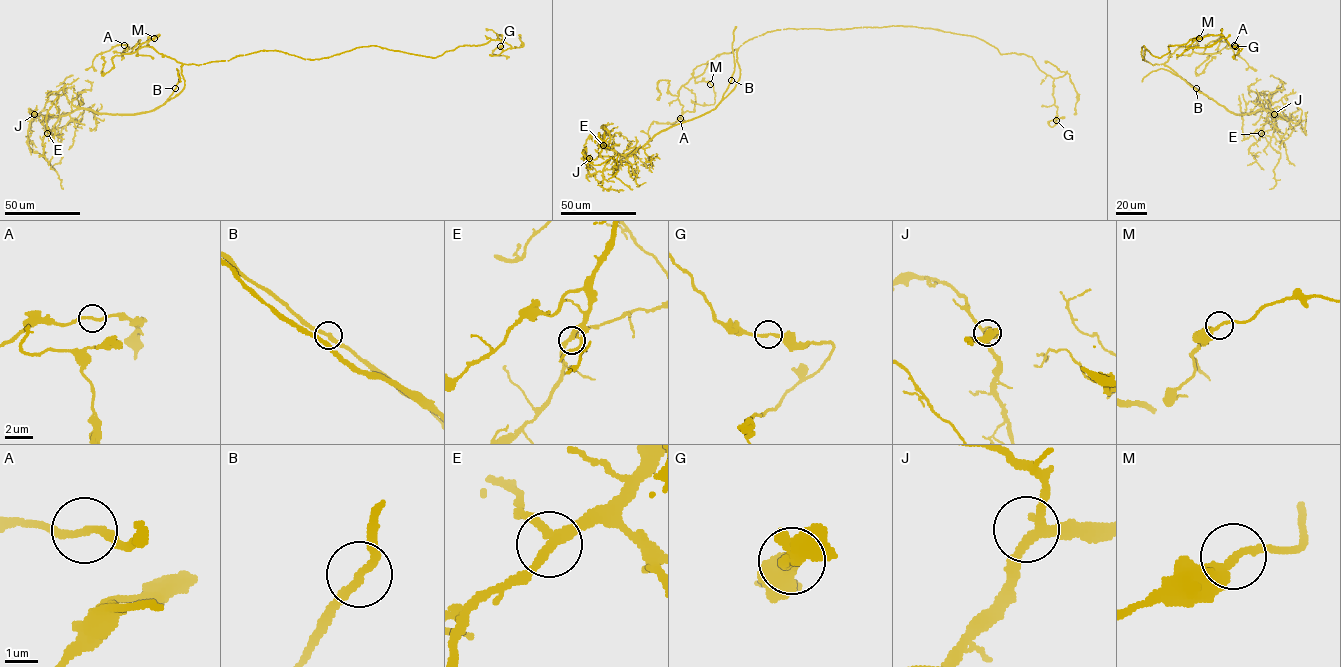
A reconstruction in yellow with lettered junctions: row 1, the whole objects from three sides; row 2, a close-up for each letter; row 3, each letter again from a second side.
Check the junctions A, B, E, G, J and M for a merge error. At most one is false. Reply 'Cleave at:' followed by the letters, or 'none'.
Cleave at: none

